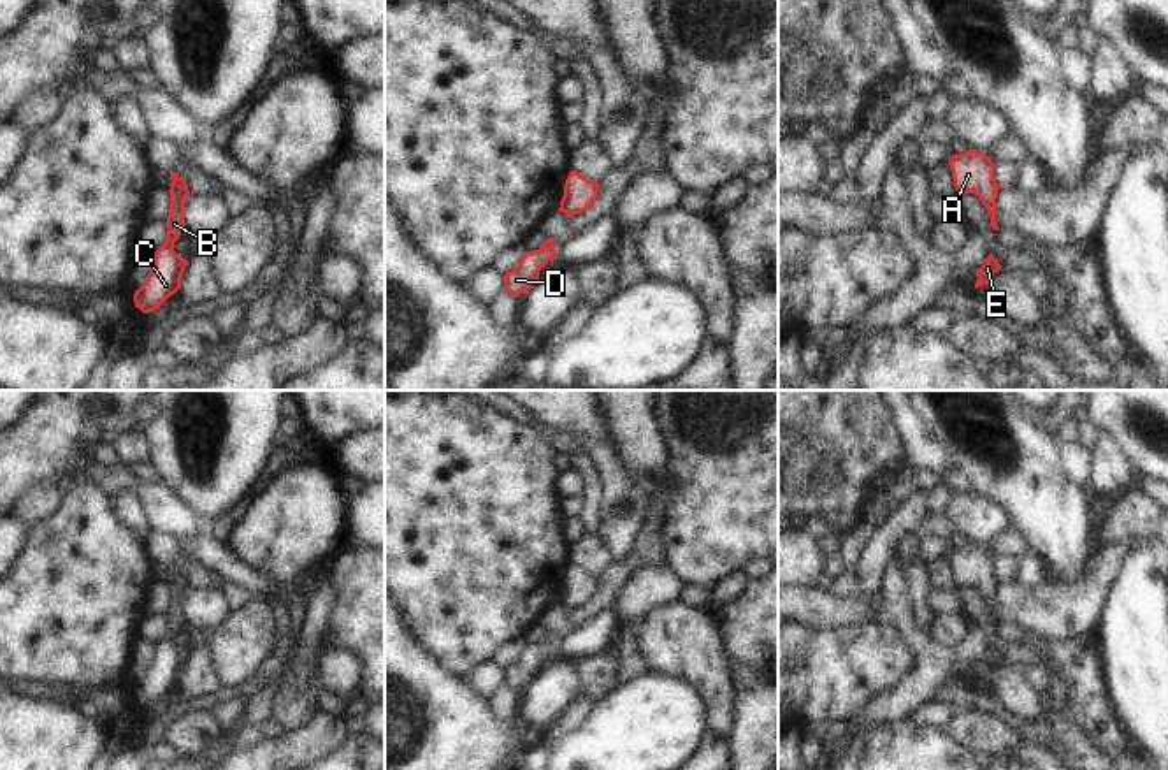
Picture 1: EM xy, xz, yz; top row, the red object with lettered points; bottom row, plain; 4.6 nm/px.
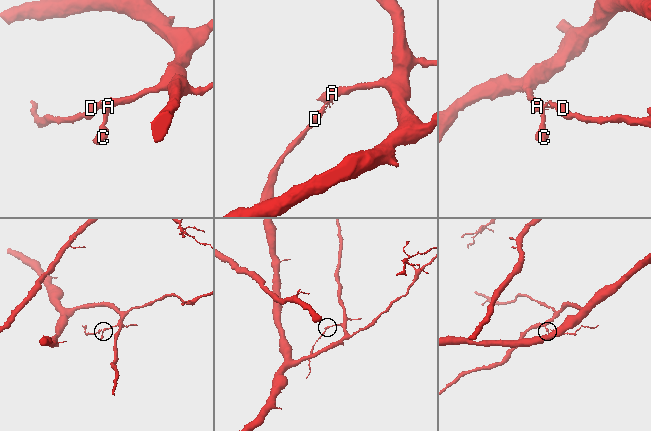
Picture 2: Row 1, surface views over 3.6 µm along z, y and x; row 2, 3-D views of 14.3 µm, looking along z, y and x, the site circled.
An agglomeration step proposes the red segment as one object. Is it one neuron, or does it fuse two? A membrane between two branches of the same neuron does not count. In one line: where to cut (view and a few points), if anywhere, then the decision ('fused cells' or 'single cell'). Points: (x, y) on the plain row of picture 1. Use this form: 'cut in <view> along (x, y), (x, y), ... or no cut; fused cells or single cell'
cut in xy along (178, 570), (173, 572); fused cells

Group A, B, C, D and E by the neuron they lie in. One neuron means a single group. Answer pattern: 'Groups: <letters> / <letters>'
Groups: A B C E / D

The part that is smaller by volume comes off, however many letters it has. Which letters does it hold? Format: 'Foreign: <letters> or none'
Foreign: D

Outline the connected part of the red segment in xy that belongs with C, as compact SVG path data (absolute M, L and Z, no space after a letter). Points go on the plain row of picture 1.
M172 571L170 603L167 610L165 636L155 645L155 659L146 677L135 684L133 696L142 707L151 707L160 701L170 689L181 682L181 672L188 654L174 645L174 636L184 624L184 596L190 589L183 571Z

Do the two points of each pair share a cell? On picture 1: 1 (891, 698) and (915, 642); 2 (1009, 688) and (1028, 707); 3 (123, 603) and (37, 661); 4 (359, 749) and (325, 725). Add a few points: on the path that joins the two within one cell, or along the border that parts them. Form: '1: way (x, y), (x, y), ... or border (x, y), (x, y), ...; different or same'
1: way (907, 688), (921, 674), (921, 658); same
2: way (1014, 693), (1023, 702); same
3: way (102, 603), (95, 603), (58, 640); same
4: border (355, 726), (331, 751); different

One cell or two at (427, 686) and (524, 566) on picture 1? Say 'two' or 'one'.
two

